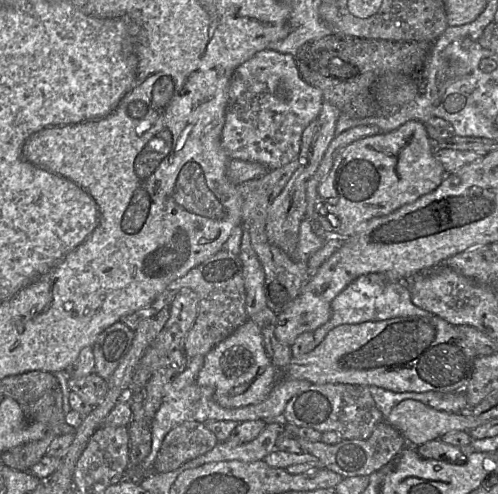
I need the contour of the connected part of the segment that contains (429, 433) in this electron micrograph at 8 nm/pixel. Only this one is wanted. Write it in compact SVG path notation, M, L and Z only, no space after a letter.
M403 400L393 407L386 422L398 430L406 439L408 445L413 447L421 446L422 444L440 439L441 436L450 431L471 431L479 427L480 420L470 413L447 413L435 410L416 400Z

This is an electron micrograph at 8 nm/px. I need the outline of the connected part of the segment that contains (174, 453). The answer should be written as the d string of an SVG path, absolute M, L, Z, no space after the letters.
M185 421L164 437L154 462L154 471L171 472L210 451L218 443L215 435L197 421Z

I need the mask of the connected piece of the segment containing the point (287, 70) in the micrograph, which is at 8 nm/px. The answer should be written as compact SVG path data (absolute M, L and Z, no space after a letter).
M273 50L257 52L233 73L221 144L230 160L256 162L269 170L280 168L297 157L304 130L316 120L323 104L322 92L308 85L300 76L294 56Z

